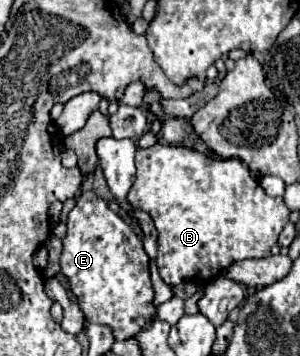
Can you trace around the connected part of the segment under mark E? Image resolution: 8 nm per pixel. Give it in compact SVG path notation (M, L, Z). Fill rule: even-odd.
M92 190L80 194L80 198L76 200L76 206L68 214L66 226L68 226L68 234L62 240L64 248L60 256L60 268L70 282L72 294L78 298L78 306L84 312L86 322L96 322L112 328L112 334L116 340L132 338L136 332L144 328L148 320L154 320L158 312L158 306L154 304L154 290L152 290L152 280L148 270L148 254L142 248L140 238Z

